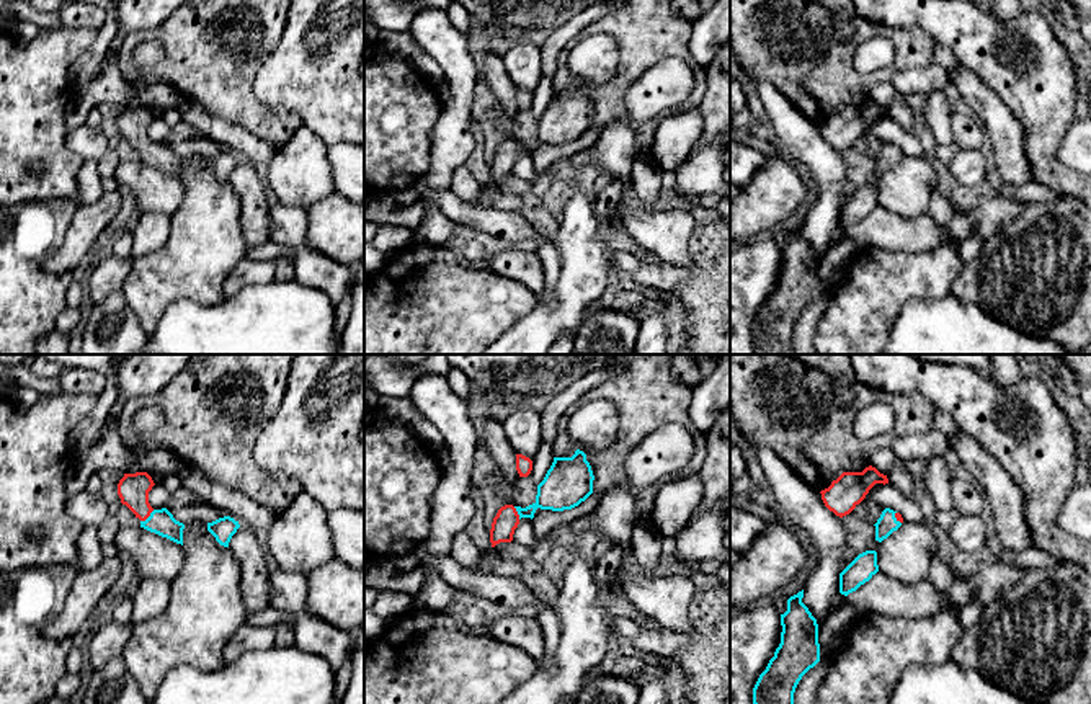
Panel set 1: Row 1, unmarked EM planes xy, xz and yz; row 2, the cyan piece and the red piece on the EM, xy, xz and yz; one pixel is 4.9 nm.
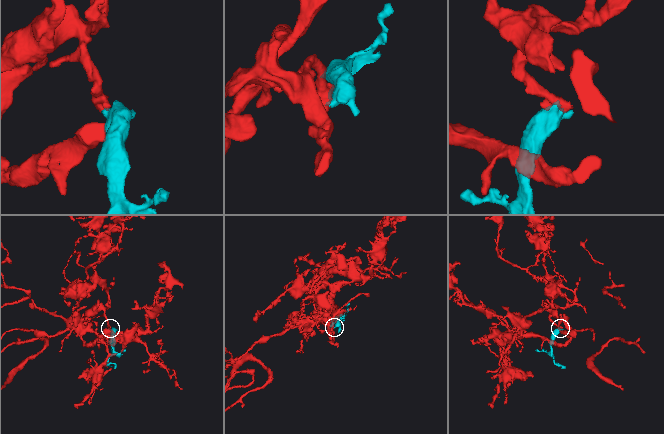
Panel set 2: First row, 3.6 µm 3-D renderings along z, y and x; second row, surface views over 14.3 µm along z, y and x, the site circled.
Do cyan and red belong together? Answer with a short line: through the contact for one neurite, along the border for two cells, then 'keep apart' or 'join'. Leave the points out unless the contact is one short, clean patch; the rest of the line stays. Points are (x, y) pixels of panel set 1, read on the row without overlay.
xy (160, 155), (149, 151), (138, 138), (133, 123) | join

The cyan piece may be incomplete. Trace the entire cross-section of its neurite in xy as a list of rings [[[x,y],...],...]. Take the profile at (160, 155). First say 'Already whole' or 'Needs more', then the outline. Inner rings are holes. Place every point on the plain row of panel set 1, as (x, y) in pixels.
Needs more. [[[147,106],[124,108],[118,118],[118,129],[121,137],[140,154],[140,162],[183,180],[185,158],[176,155],[167,142],[154,144],[149,137],[154,119]]]

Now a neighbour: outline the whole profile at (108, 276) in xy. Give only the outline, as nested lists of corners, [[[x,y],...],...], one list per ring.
[[[108,256],[96,263],[88,276],[87,287],[93,304],[101,304],[111,292],[121,291],[132,260]]]

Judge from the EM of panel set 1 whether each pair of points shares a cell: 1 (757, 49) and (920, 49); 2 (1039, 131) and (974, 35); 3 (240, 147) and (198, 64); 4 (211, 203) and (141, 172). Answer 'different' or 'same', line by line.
1: same
2: same
3: different
4: different

